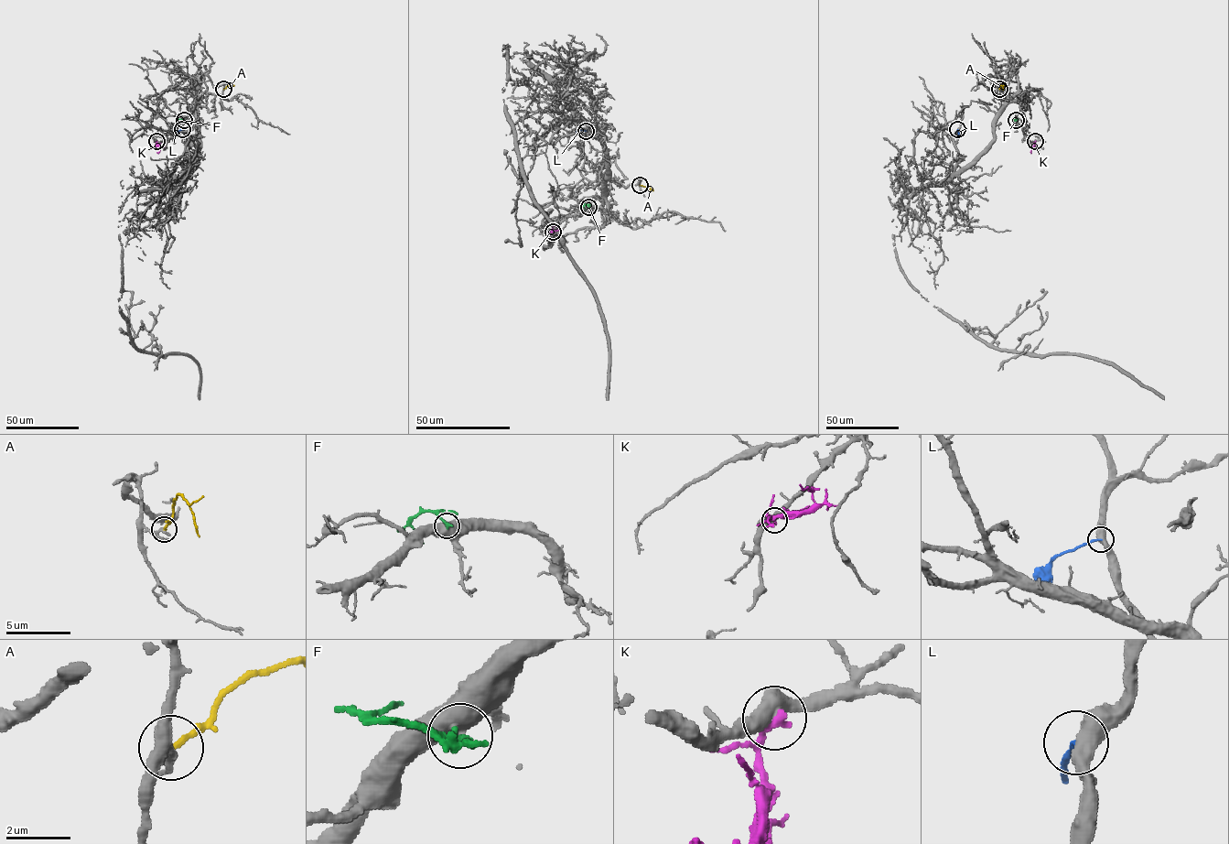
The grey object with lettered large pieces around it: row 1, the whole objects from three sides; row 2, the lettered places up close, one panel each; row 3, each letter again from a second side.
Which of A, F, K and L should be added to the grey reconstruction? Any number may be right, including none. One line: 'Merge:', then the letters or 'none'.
Merge: F

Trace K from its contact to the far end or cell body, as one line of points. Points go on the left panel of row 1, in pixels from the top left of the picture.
K: (156, 141), (161, 147), (156, 152)

